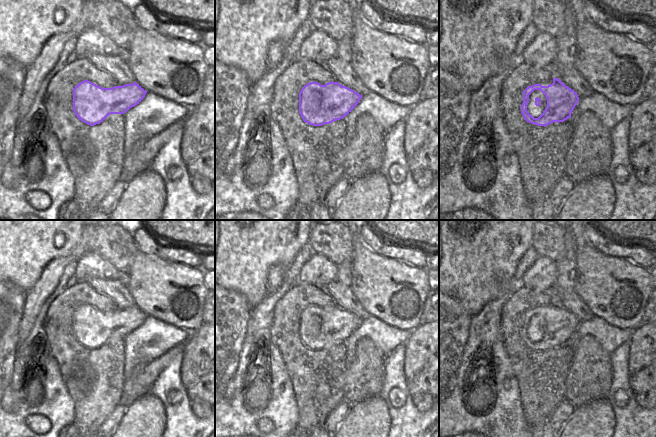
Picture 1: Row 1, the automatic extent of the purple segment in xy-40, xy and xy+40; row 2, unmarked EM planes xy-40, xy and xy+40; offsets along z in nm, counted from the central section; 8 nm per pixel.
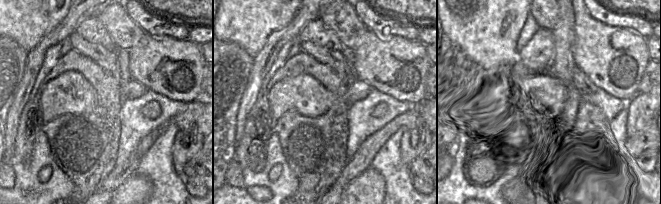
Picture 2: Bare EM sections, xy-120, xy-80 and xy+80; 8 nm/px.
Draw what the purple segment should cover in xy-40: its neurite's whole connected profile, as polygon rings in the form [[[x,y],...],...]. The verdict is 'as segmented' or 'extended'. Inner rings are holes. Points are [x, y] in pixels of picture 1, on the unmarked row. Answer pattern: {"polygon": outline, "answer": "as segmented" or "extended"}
{"polygon": [[[84,304],[73,313],[73,335],[79,344],[94,350],[110,338],[124,338],[139,328],[146,317],[136,306],[102,312]]], "answer": "as segmented"}

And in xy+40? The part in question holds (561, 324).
{"polygon": [[[558,302],[528,310],[523,315],[521,337],[527,347],[543,352],[564,346],[579,325],[577,317]]], "answer": "extended"}

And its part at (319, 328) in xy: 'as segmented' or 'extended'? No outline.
as segmented

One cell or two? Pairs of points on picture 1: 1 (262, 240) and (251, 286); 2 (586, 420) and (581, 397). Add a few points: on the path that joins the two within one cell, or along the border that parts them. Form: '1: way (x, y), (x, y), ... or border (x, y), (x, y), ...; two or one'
1: way (251, 251), (251, 275); one
2: border (606, 398), (592, 399), (575, 408); two

